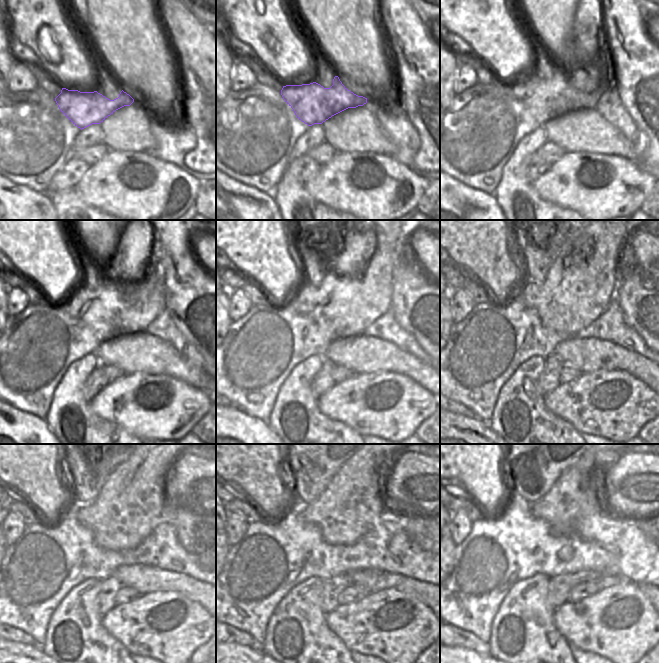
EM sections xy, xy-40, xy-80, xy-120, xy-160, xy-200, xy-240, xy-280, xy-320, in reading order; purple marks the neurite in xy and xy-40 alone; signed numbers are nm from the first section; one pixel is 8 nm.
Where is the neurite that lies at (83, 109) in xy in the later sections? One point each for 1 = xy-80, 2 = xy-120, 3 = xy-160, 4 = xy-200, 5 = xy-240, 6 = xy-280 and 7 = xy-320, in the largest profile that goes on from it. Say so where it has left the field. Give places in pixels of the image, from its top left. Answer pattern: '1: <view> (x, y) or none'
1: xy-80 (545, 99)
2: xy-120 (111, 310)
3: xy-160 (341, 307)
4: xy-200 (573, 296)
5: xy-240 (128, 508)
6: xy-280 (355, 498)
7: xy-320 (579, 492)

